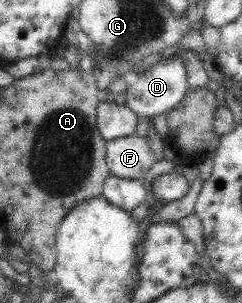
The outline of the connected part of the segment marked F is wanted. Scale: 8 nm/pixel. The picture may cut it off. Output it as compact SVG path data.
M135 134L106 141L105 154L110 175L119 179L143 181L156 163L147 138Z

